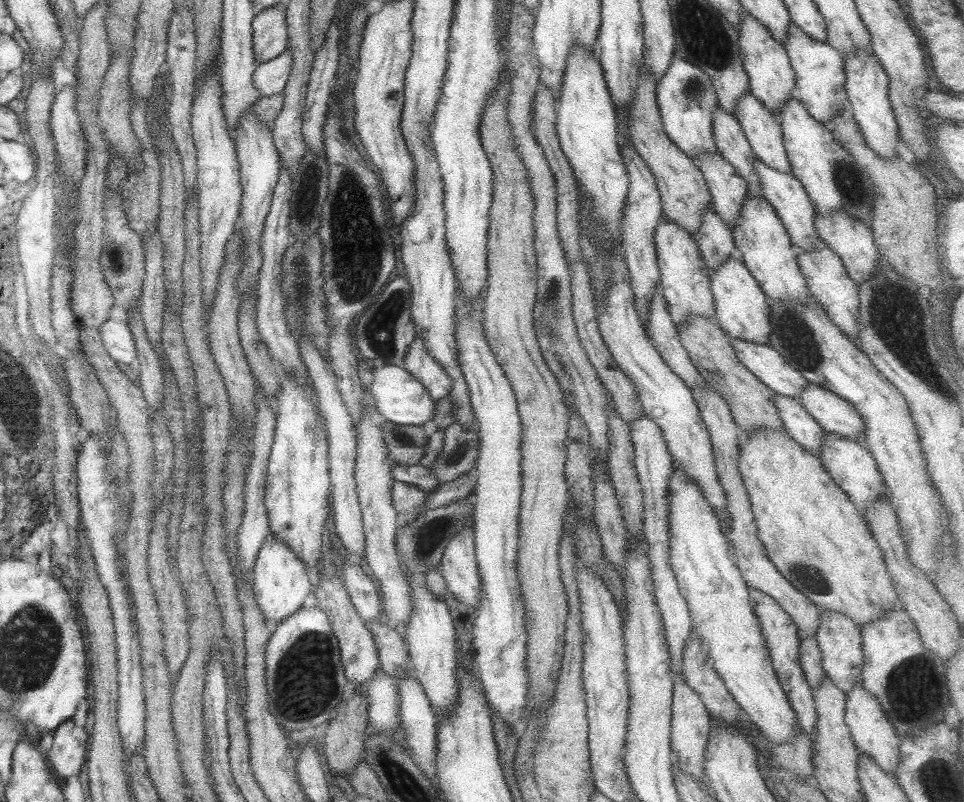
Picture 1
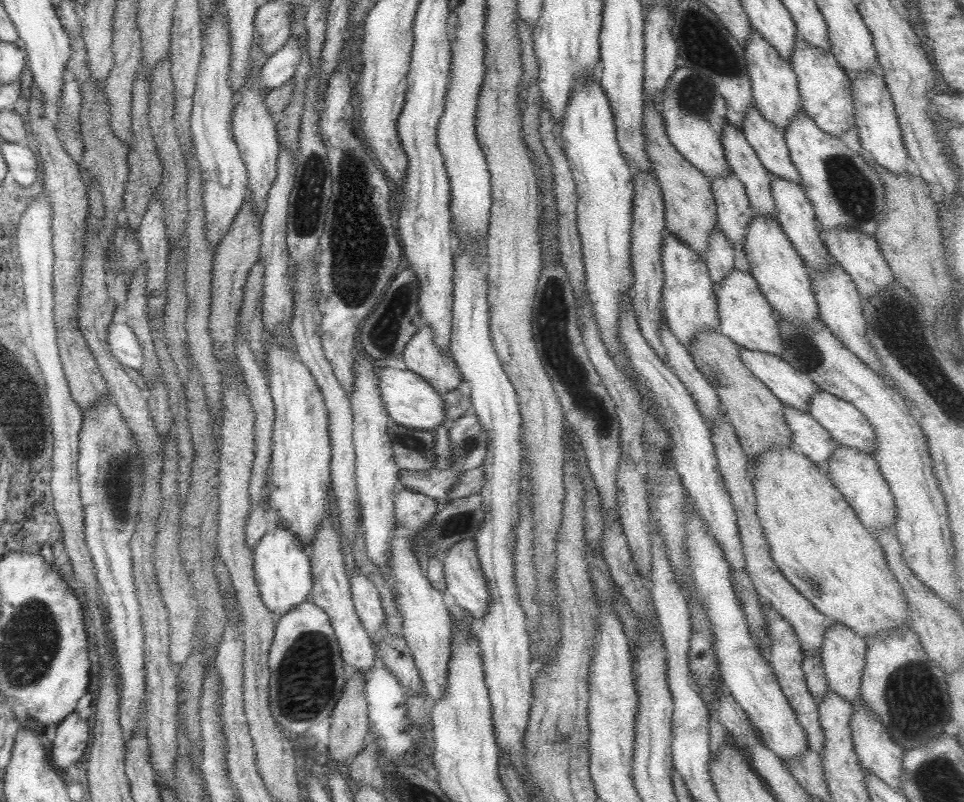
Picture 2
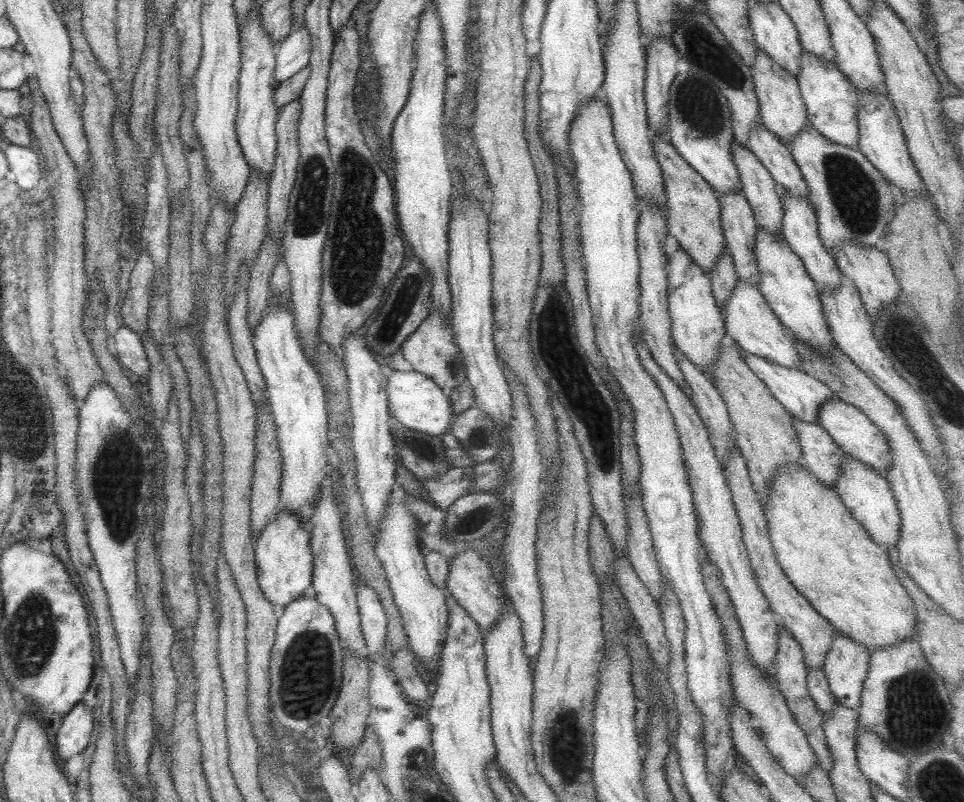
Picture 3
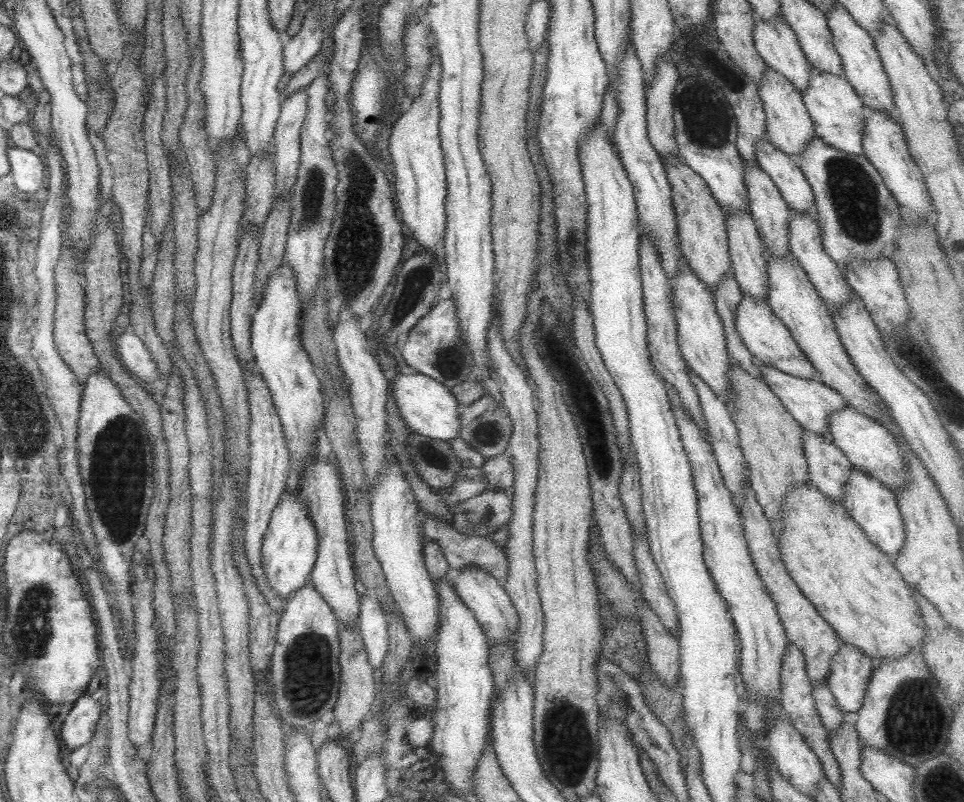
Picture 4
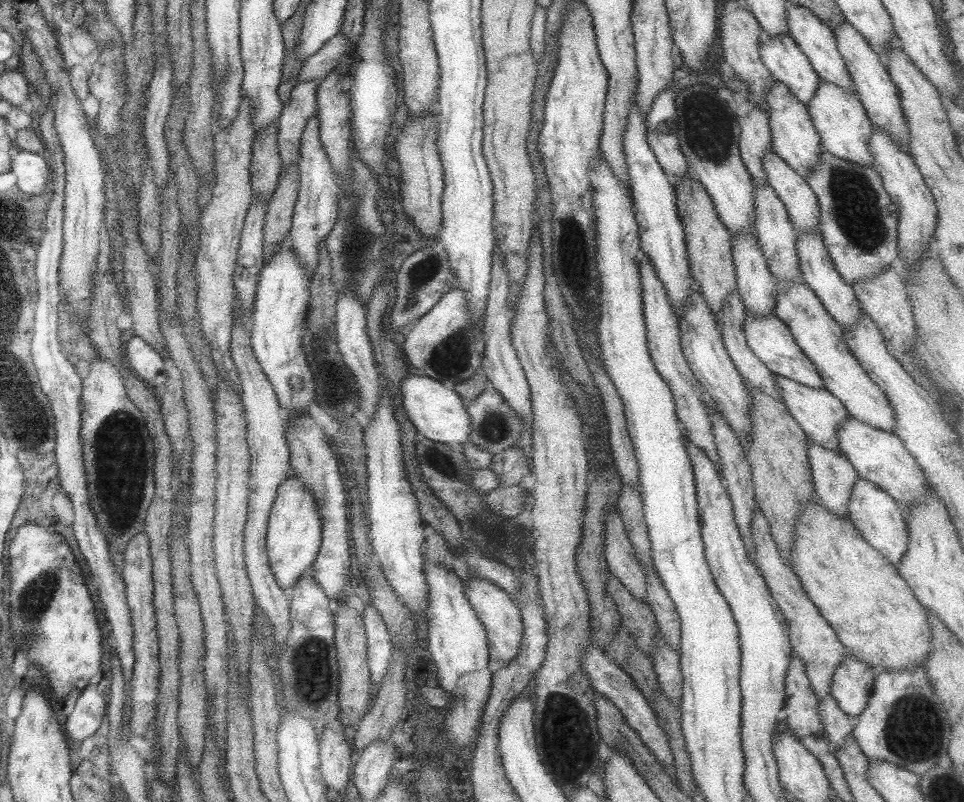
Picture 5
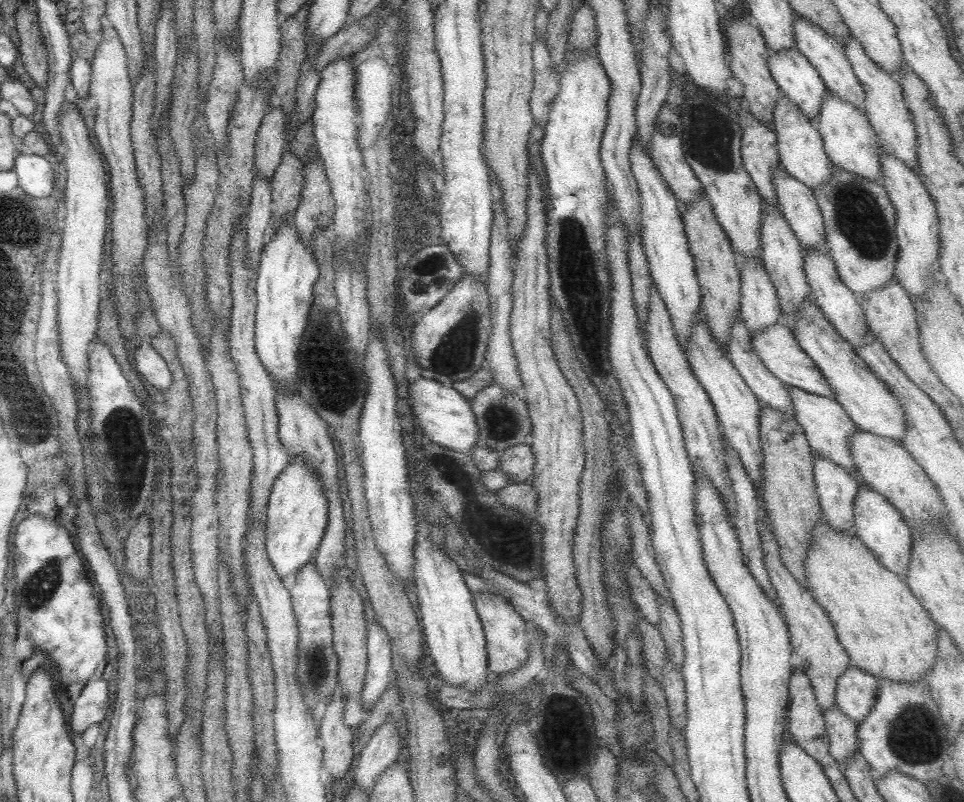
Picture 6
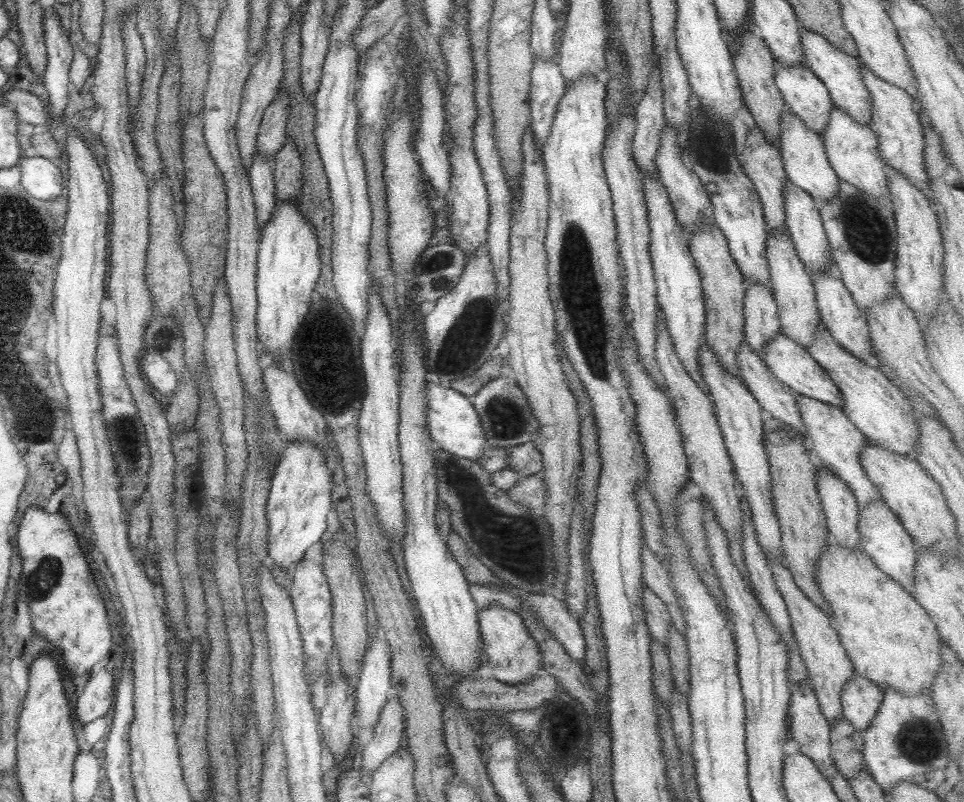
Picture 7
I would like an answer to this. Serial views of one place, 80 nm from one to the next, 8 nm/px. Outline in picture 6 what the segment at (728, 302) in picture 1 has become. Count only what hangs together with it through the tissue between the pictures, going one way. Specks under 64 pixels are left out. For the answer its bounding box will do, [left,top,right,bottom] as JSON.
[750,322,832,398]

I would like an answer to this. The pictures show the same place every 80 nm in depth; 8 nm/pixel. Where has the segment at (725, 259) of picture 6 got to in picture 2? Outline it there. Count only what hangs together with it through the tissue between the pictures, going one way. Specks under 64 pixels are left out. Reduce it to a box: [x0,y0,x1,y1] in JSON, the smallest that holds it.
[641,94,716,255]

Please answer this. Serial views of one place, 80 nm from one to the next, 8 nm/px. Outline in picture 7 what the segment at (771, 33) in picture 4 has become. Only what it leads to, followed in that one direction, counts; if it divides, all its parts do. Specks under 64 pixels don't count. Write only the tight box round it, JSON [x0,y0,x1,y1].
[773,66,833,136]

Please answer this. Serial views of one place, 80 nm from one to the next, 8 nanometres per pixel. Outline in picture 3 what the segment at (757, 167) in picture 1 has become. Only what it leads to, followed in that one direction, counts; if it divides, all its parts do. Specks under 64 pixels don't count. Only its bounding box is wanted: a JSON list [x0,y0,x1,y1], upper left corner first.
[779,192,840,290]

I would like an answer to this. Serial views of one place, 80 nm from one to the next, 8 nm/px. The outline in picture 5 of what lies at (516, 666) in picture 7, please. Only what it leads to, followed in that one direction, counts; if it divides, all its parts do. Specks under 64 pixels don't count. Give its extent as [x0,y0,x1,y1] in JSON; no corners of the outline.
[462,577,522,672]

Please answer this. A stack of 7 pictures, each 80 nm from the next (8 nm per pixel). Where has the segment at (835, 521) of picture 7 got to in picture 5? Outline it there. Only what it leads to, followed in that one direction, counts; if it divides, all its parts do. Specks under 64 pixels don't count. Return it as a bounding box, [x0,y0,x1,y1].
[807,445,858,520]

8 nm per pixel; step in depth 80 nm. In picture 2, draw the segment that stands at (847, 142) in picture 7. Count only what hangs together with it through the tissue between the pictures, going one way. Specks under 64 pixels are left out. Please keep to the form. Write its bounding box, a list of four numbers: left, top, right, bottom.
[789,36,853,137]

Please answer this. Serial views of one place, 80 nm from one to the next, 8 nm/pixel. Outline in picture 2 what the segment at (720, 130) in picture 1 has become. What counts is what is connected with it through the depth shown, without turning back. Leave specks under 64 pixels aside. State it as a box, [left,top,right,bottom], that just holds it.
[720,123,775,218]

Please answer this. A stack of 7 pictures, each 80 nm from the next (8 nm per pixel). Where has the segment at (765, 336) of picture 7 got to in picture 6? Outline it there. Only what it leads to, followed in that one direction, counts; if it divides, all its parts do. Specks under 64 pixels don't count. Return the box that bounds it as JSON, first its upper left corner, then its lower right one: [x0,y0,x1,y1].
[738,257,780,336]

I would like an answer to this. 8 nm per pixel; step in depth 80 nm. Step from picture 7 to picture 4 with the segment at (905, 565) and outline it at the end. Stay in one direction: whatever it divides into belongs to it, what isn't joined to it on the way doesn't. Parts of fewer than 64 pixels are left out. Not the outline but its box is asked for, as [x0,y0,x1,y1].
[840,469,904,558]

